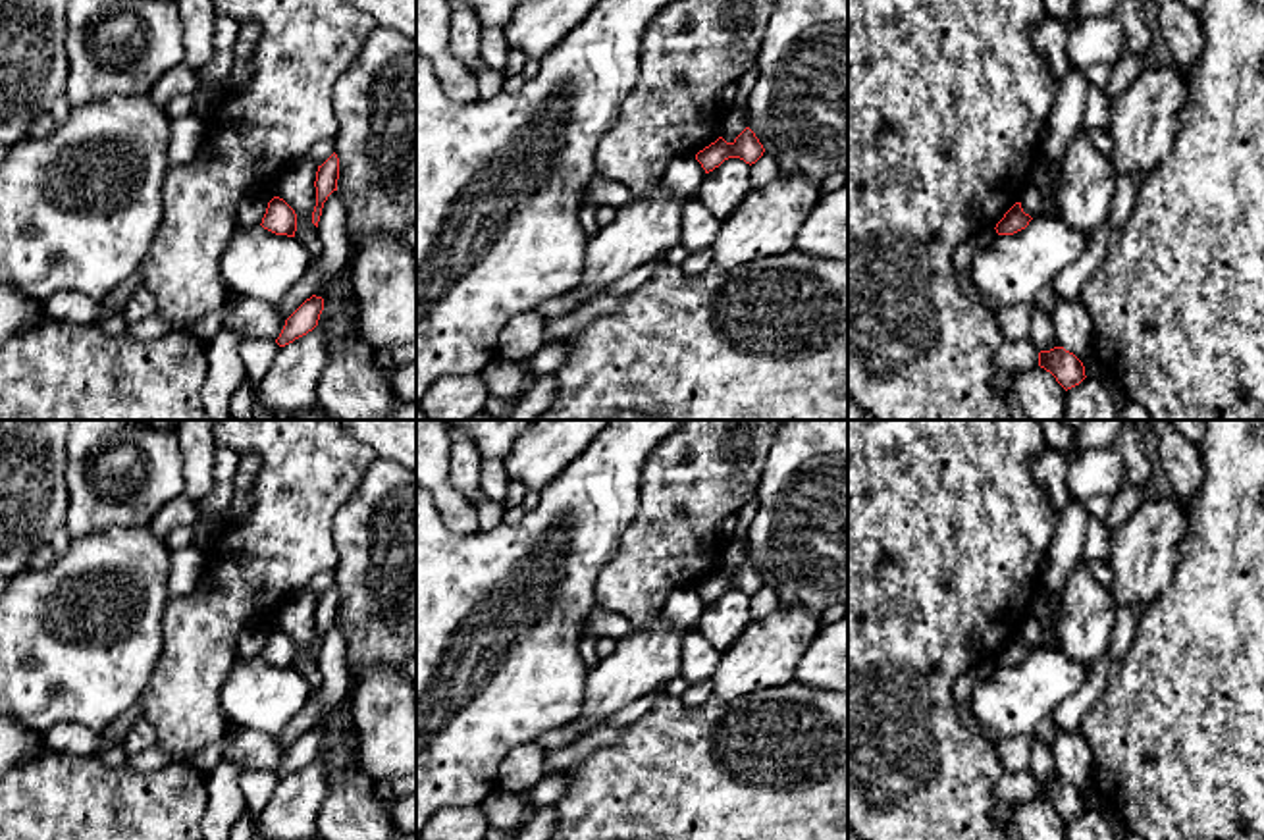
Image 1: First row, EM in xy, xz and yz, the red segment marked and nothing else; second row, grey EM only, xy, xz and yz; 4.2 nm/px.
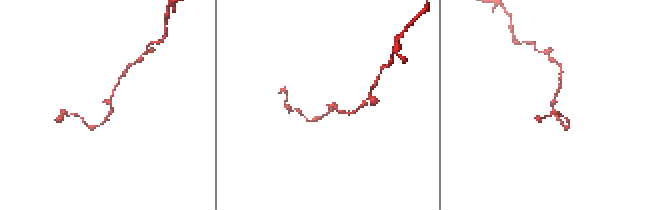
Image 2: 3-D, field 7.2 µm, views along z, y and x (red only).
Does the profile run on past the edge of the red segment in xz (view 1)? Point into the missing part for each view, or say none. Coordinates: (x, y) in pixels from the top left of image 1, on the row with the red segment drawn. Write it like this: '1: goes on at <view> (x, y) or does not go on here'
1: does not go on here

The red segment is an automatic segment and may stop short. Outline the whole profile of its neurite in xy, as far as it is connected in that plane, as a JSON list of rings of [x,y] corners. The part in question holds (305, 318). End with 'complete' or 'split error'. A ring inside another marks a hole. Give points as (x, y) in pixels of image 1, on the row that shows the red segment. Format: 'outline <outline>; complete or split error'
outline [[[312,295],[306,299],[287,320],[276,339],[279,347],[293,343],[295,339],[306,335],[318,326],[320,314],[324,310],[324,299]]]; complete

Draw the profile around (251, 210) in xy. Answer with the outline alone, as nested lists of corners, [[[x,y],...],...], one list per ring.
[[[249,195],[239,202],[237,208],[237,227],[249,229],[262,223],[262,218],[266,214],[268,202],[274,197],[264,195]]]

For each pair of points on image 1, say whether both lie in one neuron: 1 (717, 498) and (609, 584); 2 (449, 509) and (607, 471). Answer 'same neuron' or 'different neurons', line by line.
1: same neuron
2: different neurons

